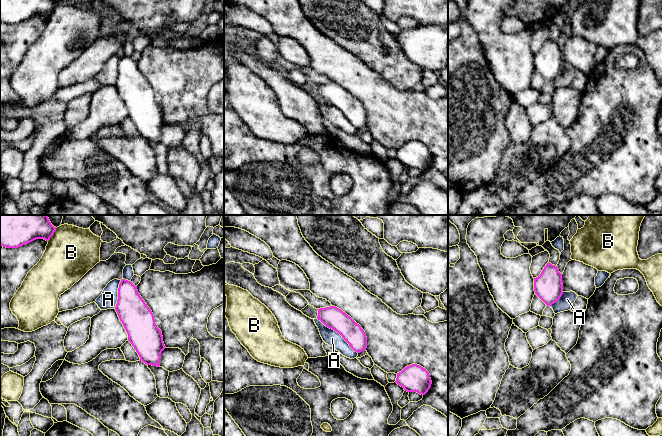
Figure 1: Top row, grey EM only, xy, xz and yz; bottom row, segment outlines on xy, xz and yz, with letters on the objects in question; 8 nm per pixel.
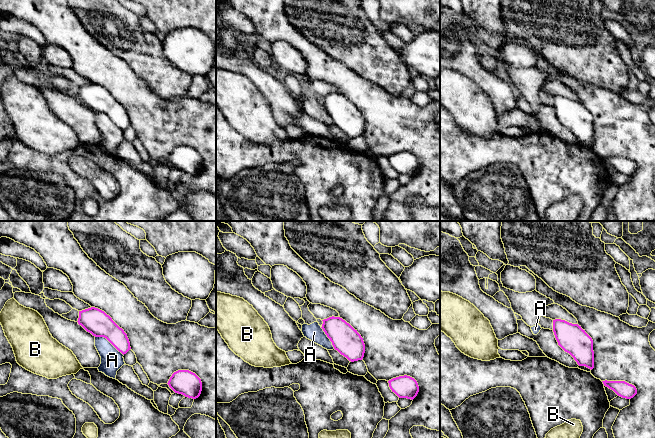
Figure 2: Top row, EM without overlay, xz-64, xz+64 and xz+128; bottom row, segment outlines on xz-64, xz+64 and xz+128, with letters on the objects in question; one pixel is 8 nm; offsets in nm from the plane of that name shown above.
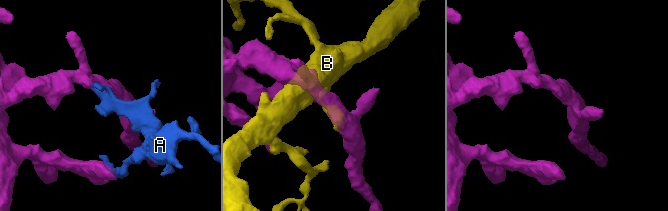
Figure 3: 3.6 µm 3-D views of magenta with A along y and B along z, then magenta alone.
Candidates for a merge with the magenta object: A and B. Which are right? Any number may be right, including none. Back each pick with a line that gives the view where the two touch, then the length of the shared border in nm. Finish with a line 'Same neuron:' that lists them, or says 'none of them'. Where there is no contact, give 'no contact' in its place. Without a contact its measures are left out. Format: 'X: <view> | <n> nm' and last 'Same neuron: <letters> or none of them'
Same neuron: none of them

